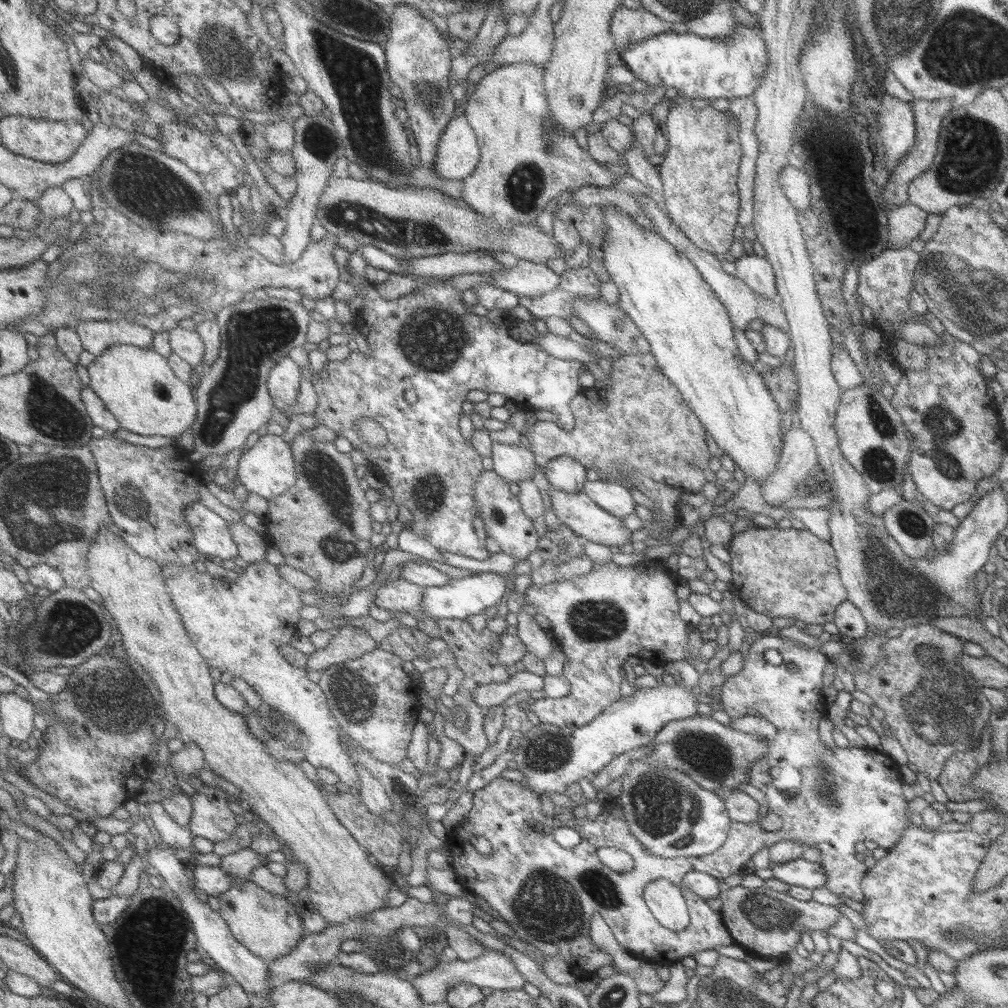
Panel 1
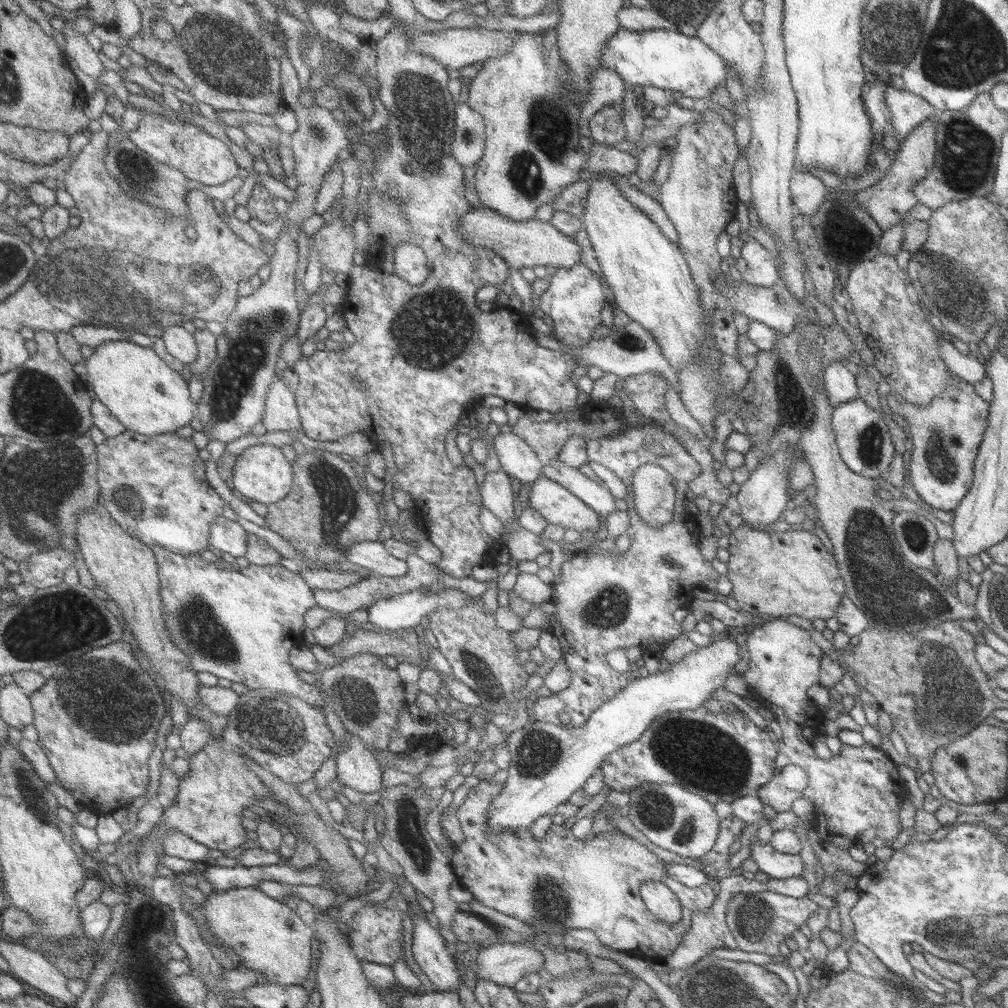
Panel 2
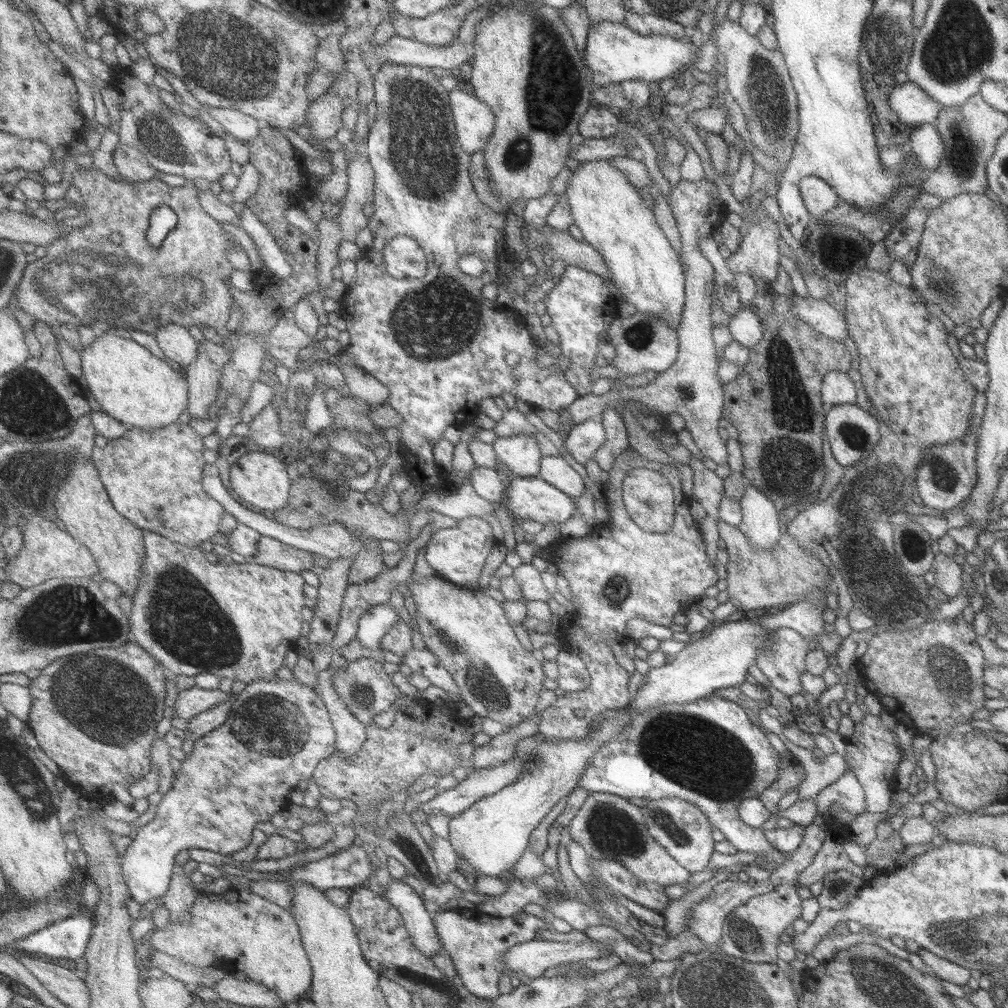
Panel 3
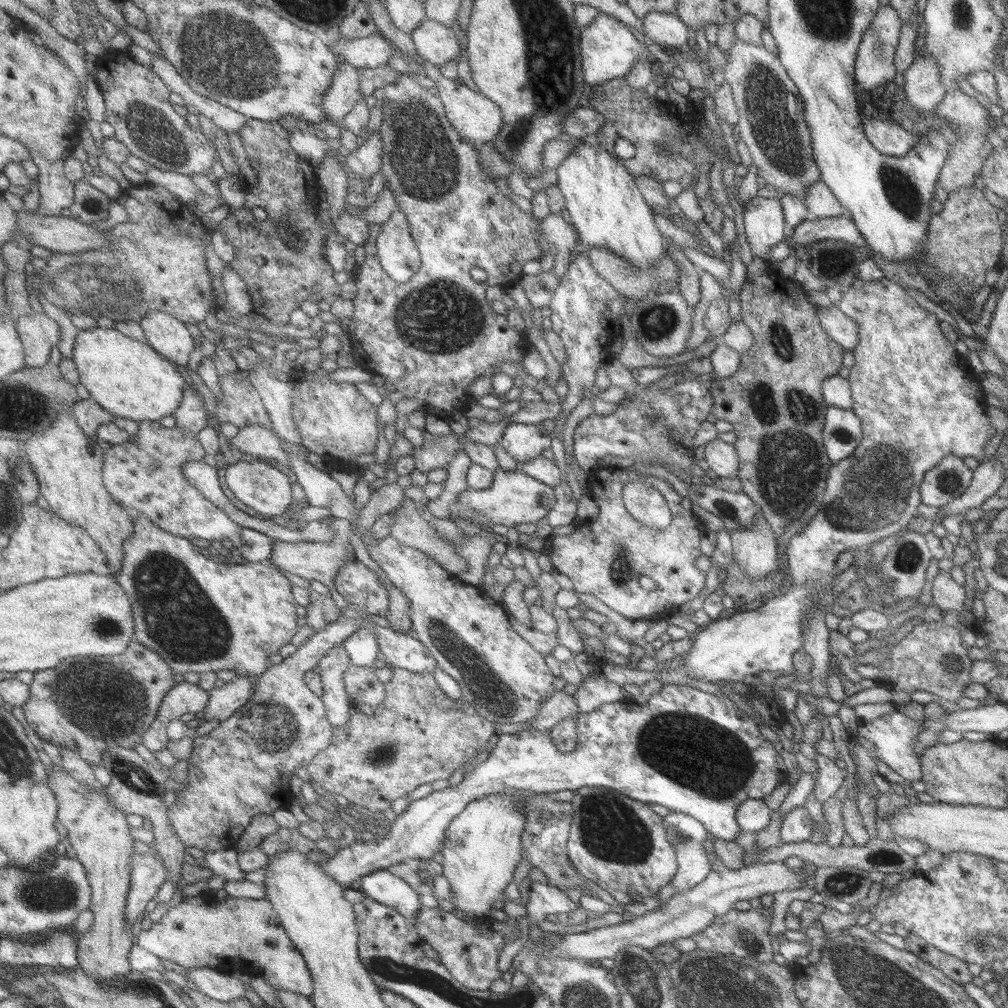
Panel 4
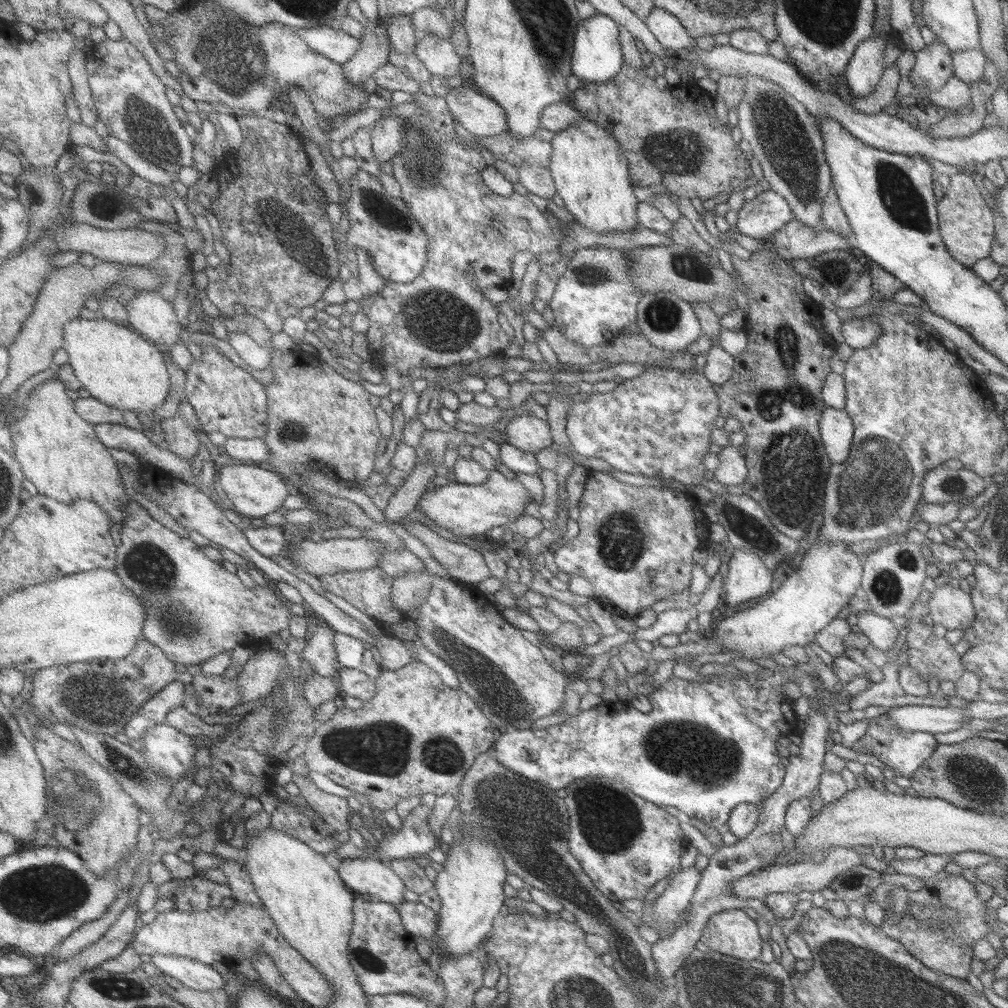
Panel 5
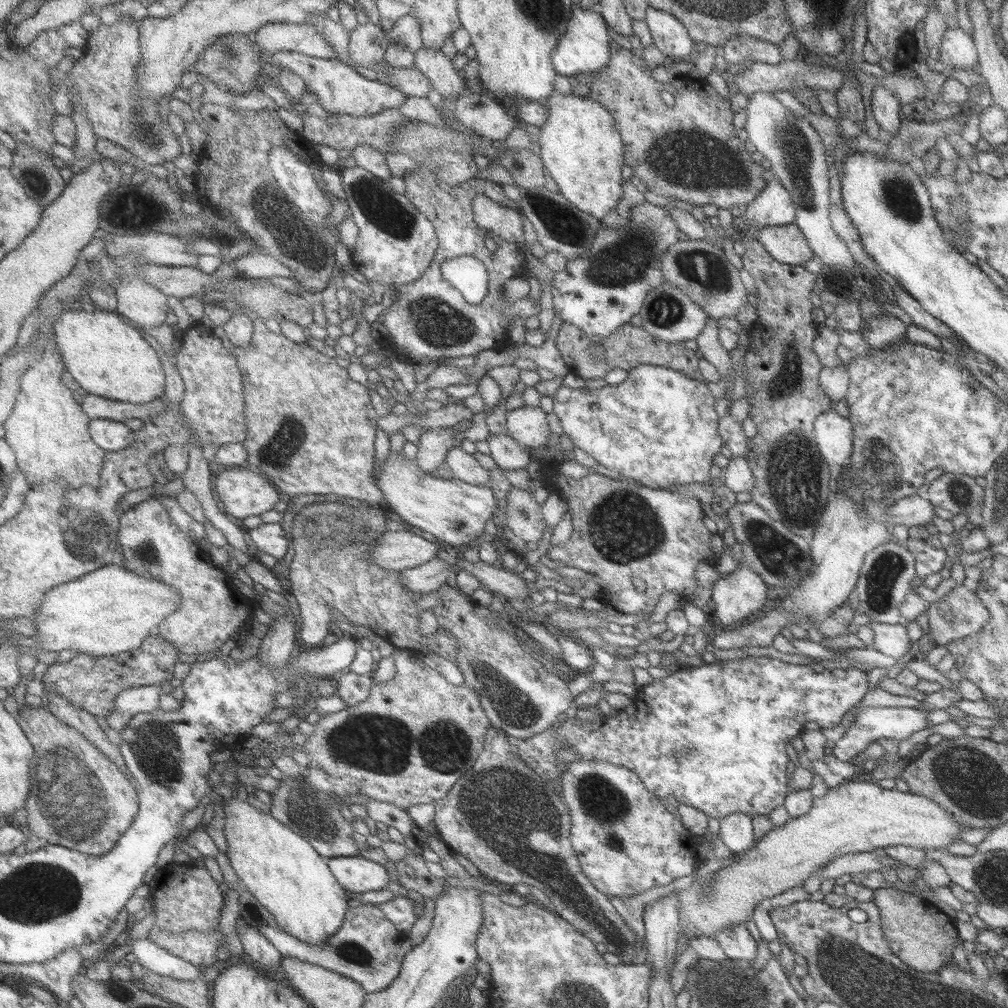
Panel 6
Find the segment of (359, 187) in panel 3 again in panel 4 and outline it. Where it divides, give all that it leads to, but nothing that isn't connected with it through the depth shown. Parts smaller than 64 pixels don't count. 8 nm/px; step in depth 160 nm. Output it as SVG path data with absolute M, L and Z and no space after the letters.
M380 130L371 135L346 158L345 166L349 175L371 180L382 169L383 143Z

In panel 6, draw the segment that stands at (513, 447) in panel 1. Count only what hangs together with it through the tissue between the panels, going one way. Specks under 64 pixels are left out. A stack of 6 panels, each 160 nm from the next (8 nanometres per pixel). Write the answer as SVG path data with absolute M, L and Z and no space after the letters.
M522 406L507 412L507 433L523 446L537 449L553 440L548 414L540 407Z

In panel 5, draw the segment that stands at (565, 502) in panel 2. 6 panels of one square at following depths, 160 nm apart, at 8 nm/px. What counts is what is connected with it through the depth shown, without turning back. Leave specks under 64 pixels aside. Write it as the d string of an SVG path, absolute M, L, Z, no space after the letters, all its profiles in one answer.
M495 469L490 473L488 482L483 485L437 481L436 485L423 495L418 509L433 520L441 532L447 529L448 533L450 530L459 538L471 538L480 534L483 536L485 532L497 526L511 527L525 515L527 504L533 500L517 478L511 480Z

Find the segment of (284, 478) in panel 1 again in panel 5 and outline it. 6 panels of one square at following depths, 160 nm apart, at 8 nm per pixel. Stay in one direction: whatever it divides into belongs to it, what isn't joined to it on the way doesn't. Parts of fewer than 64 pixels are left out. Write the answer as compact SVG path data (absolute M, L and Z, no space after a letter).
M239 462L218 468L216 475L220 488L227 495L227 499L232 502L235 512L247 518L261 519L283 509L284 502L294 491L277 471L266 465Z

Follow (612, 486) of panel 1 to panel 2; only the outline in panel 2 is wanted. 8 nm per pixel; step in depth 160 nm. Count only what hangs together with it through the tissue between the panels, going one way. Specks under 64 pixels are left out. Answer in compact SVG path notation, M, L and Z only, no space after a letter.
M555 460L551 464L544 466L543 476L550 478L553 482L559 482L567 490L581 498L583 502L588 503L593 510L596 510L601 516L607 516L615 508L615 498L611 496L603 484L597 484L595 480L587 478L583 472L577 468L571 468Z

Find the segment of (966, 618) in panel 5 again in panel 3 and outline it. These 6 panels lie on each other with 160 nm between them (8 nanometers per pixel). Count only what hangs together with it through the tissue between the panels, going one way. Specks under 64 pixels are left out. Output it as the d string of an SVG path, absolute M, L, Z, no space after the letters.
M939 550L934 554L933 581L931 586L938 588L949 599L962 589L962 566L956 564L951 557L943 555Z

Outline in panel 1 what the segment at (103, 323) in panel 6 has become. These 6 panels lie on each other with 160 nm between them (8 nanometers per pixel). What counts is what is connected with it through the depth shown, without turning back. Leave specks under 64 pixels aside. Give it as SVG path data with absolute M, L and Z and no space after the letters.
M112 345L104 354L95 358L87 366L90 377L90 387L96 391L110 411L116 415L121 427L129 432L141 436L167 436L177 438L187 432L196 421L198 415L198 402L195 400L193 388L183 382L171 368L168 358L161 356L153 349L144 350L134 345Z

